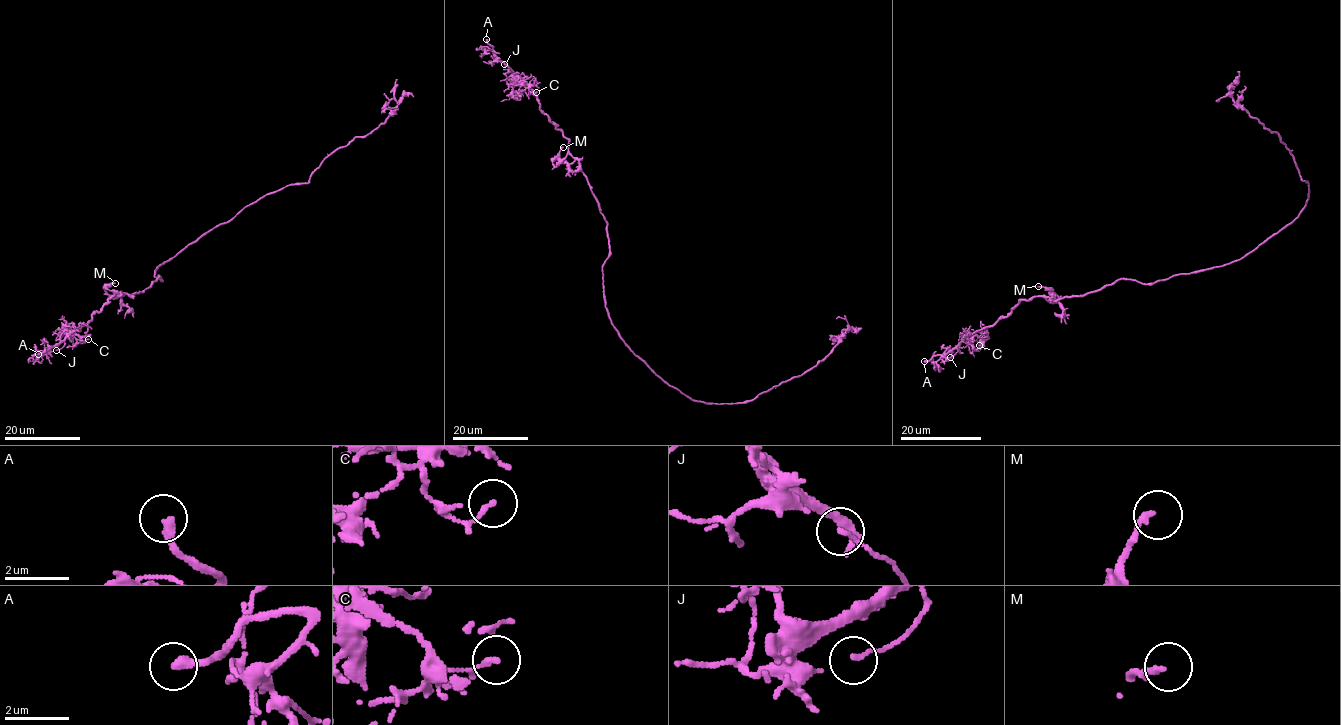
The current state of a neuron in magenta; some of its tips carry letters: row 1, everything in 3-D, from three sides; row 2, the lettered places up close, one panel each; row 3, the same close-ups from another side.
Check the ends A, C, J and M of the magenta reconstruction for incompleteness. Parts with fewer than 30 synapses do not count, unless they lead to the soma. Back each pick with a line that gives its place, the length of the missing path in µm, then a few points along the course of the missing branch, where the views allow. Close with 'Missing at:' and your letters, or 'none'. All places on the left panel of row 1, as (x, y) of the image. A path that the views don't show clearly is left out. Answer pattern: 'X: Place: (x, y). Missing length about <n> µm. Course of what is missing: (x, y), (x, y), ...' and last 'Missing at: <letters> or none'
A: Place: (38, 354). Missing length about 50 µm. Course of what is missing: (38, 354), (58, 372), (70, 374), (84, 362), (129, 338), (151, 337)
Missing at: A

